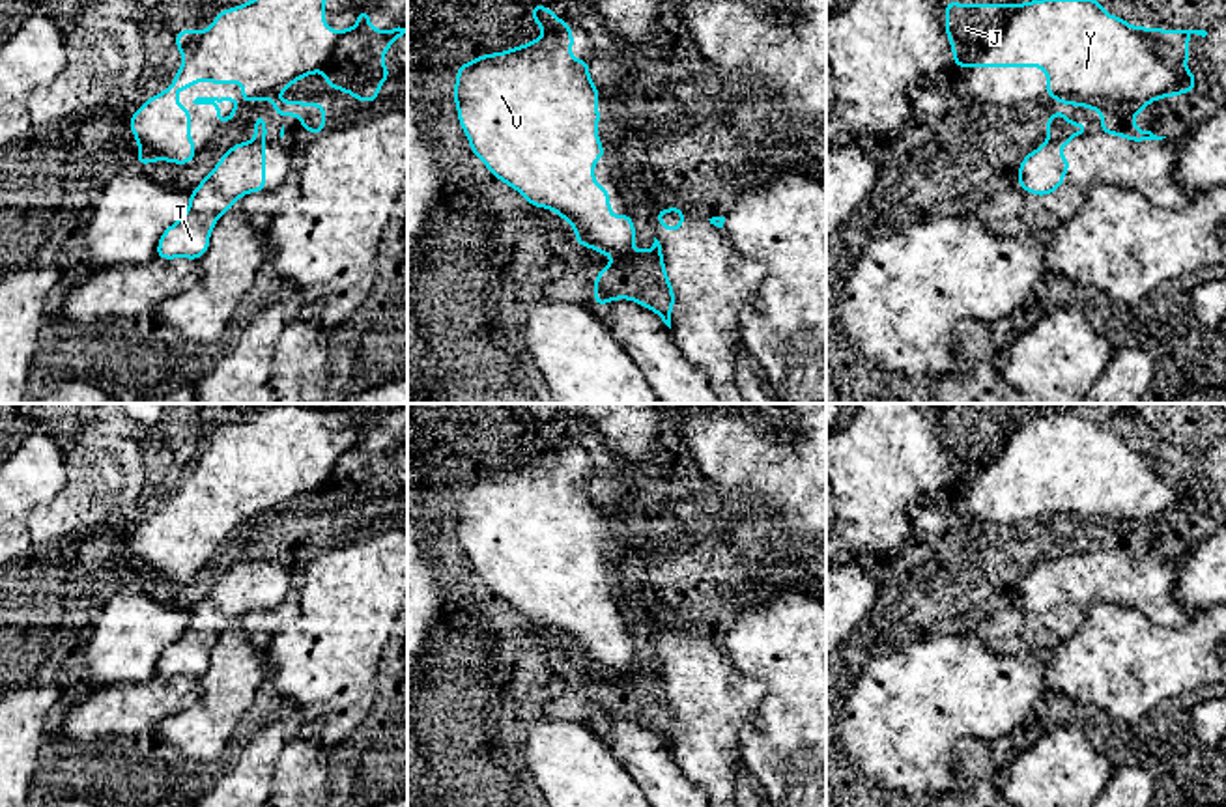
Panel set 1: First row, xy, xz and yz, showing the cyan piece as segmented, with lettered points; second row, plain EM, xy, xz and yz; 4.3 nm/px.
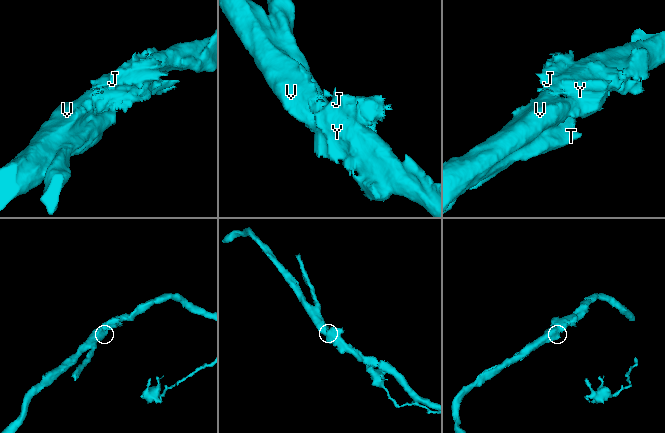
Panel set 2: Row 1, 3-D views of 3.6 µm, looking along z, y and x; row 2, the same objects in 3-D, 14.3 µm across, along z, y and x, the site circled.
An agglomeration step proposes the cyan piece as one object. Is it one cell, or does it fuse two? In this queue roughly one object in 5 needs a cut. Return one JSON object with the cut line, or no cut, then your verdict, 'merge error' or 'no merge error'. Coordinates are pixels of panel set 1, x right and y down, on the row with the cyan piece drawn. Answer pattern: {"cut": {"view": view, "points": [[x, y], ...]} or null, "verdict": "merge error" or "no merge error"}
{"cut": {"view": "yz", "points": [[1066, 135], [1049, 142]]}, "verdict": "merge error"}

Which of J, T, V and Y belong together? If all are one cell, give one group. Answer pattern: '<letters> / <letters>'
J V Y / T

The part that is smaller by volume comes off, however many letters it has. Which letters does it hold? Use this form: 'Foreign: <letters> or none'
Foreign: T

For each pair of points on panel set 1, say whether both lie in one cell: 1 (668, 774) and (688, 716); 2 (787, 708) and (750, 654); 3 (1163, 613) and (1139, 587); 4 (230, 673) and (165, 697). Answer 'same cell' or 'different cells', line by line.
1: different cells
2: same cell
3: same cell
4: different cells

